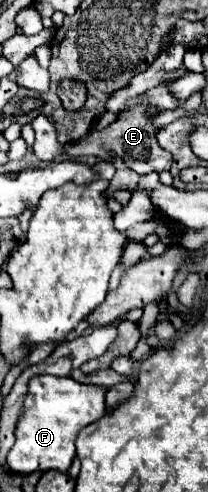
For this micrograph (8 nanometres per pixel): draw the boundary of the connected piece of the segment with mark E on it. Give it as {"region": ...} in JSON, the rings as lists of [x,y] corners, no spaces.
{"region":[[[139,103],[131,109],[127,109],[125,113],[121,113],[117,117],[117,121],[113,121],[109,127],[101,129],[101,131],[91,131],[89,135],[85,135],[79,141],[67,143],[65,145],[65,153],[73,155],[73,157],[81,157],[81,155],[93,155],[99,159],[107,159],[113,151],[115,155],[119,155],[125,165],[137,173],[149,173],[149,171],[163,171],[171,167],[171,155],[169,151],[165,151],[159,143],[157,143],[157,131],[159,127],[153,125],[153,117],[157,117],[161,111],[155,105],[149,103]]]}

